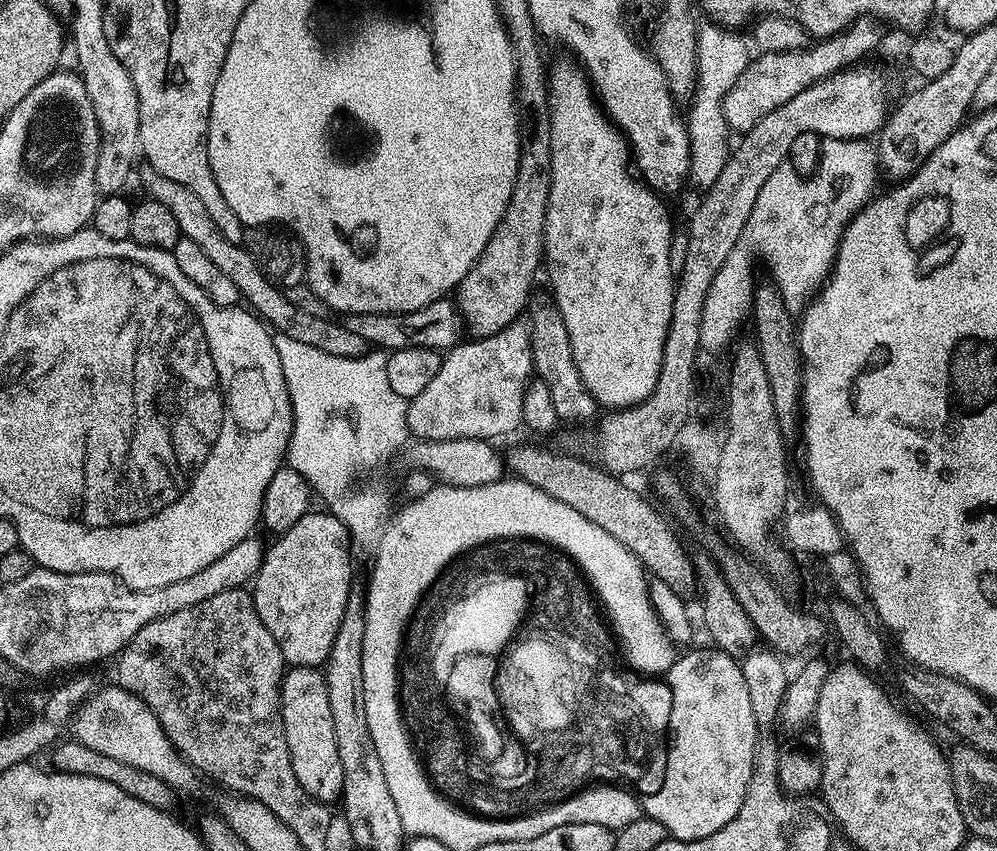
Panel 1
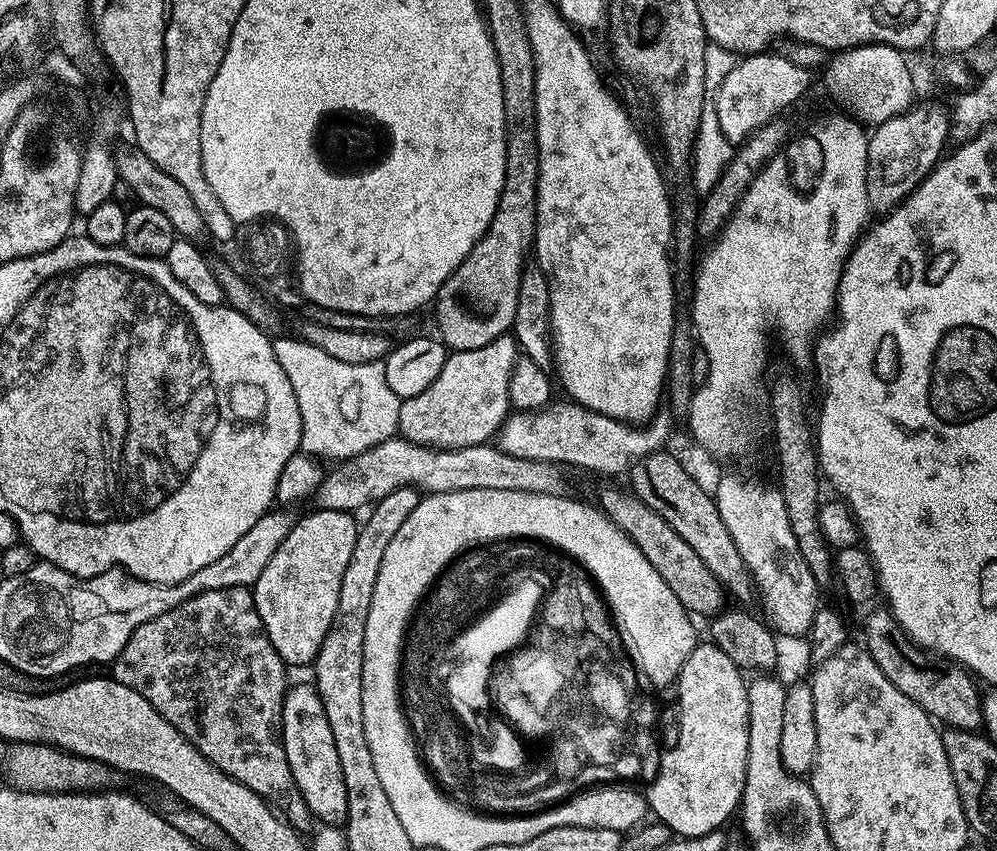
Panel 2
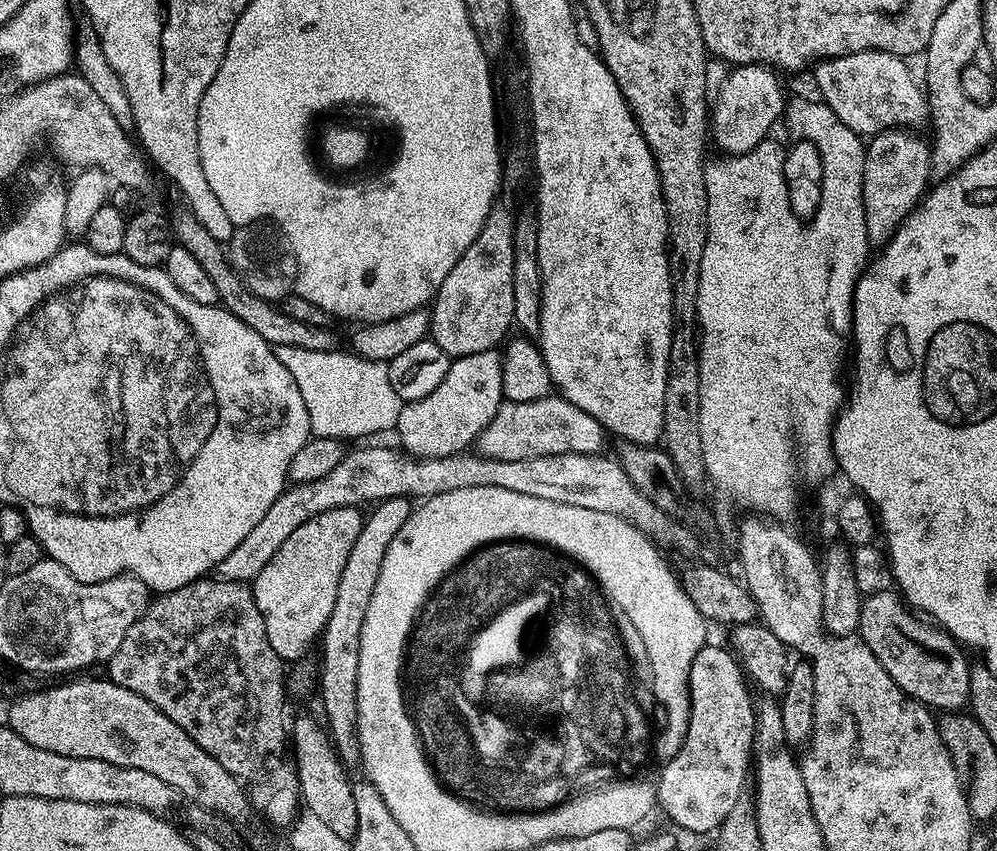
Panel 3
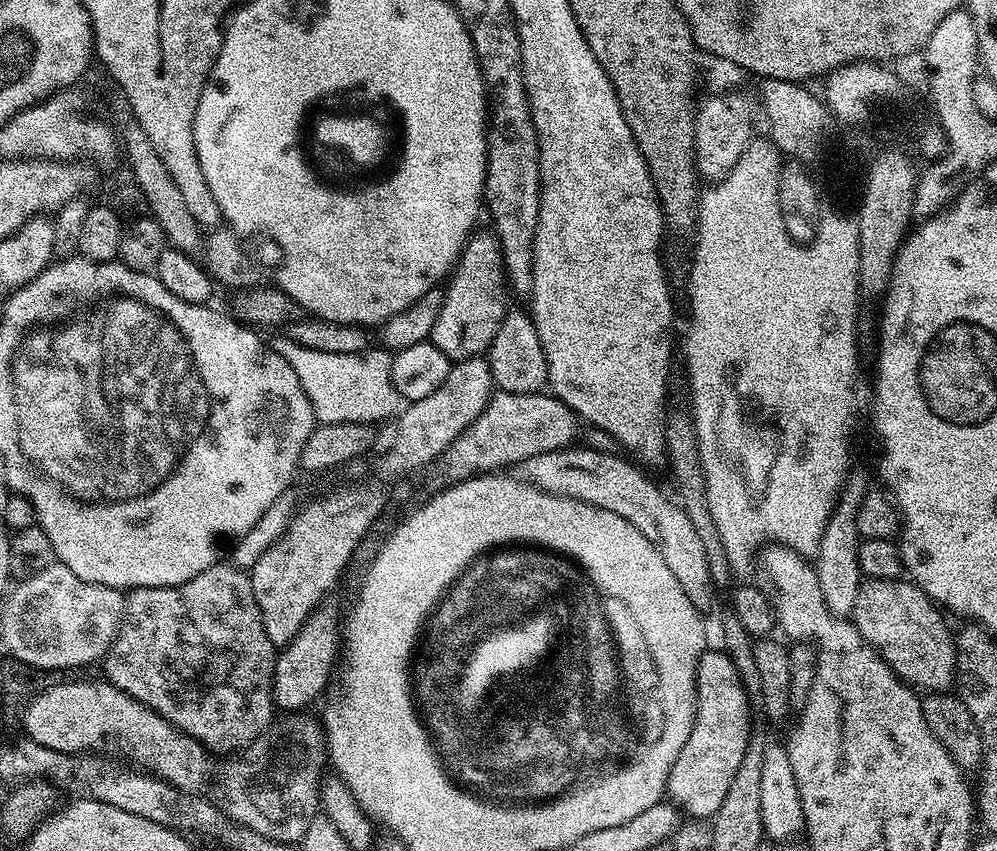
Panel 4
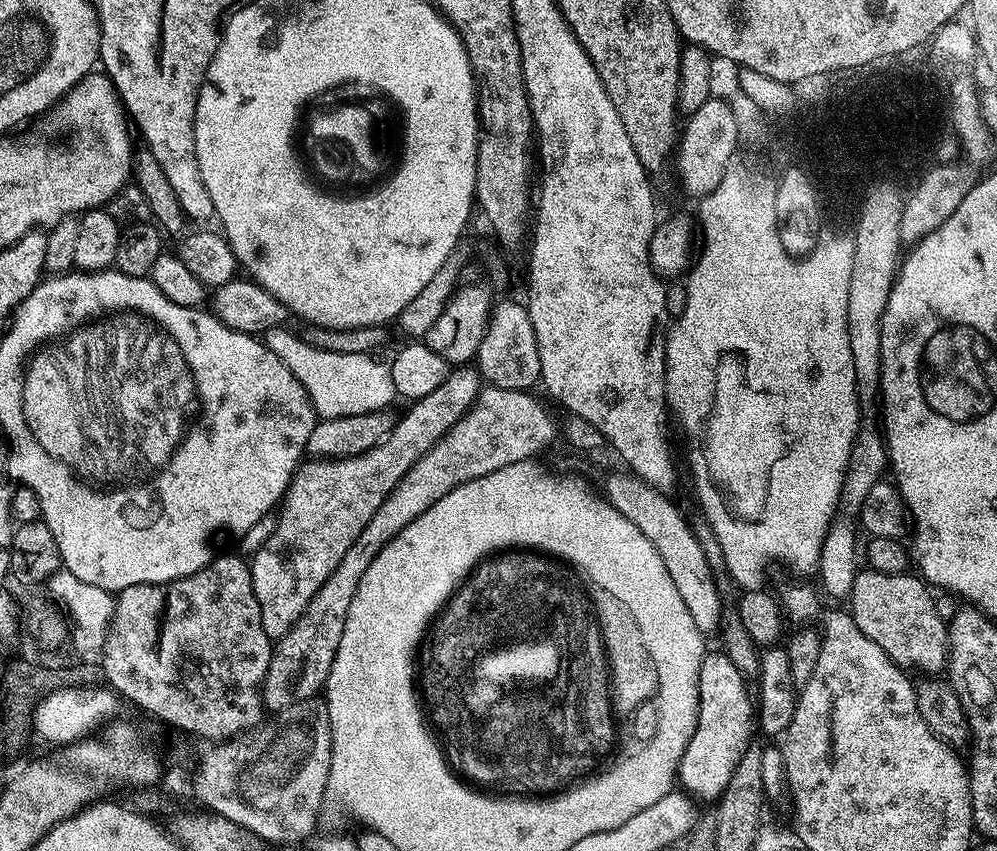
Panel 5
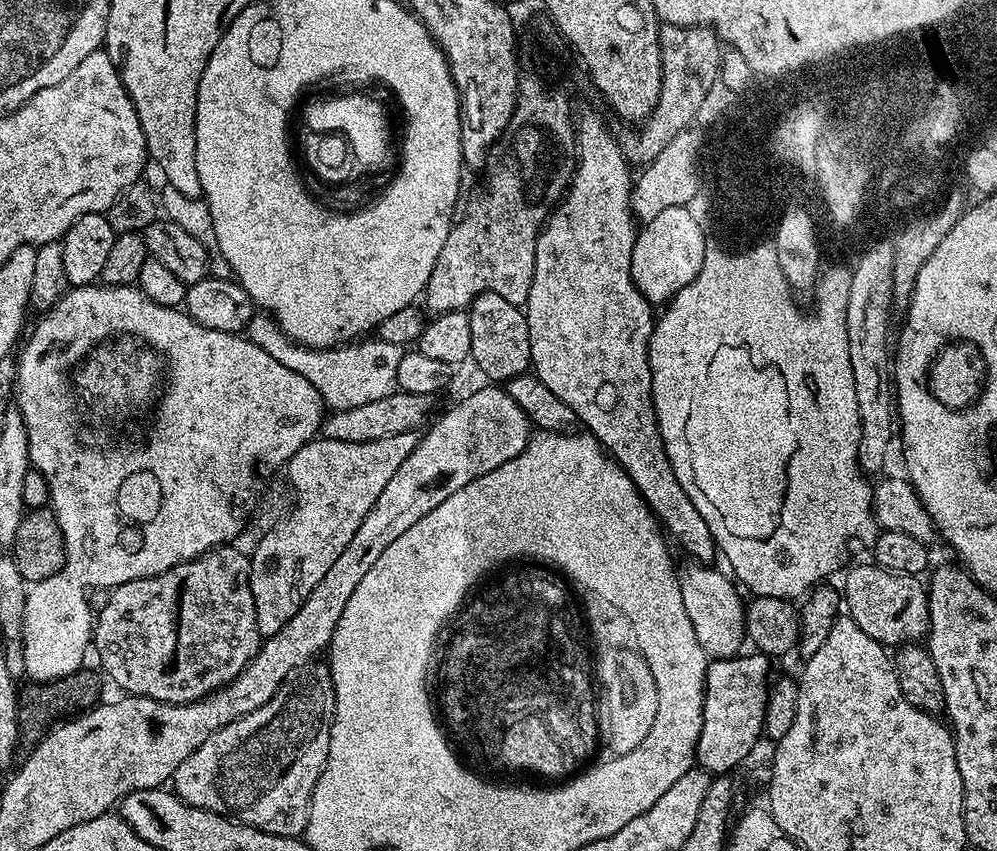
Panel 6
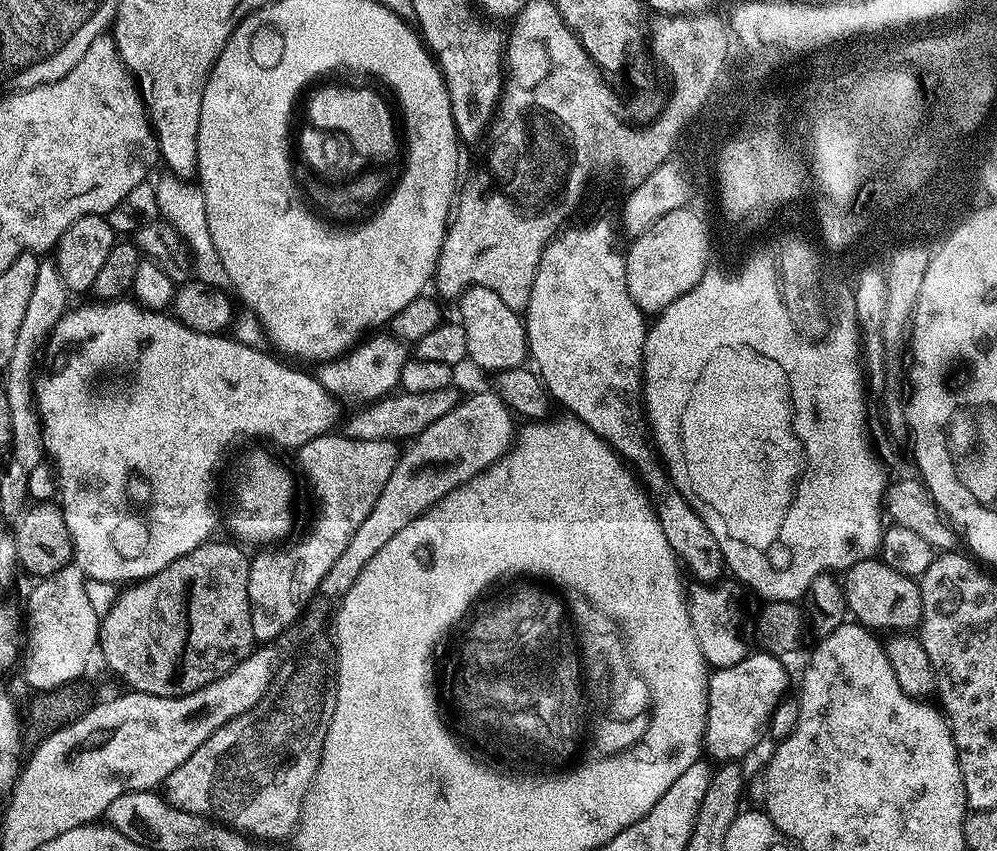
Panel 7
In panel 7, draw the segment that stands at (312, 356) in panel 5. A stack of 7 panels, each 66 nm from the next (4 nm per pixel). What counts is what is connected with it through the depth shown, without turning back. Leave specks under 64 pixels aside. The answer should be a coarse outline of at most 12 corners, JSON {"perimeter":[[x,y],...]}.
{"perimeter":[[376,334],[323,363],[331,396],[375,402],[399,385],[405,341]]}

